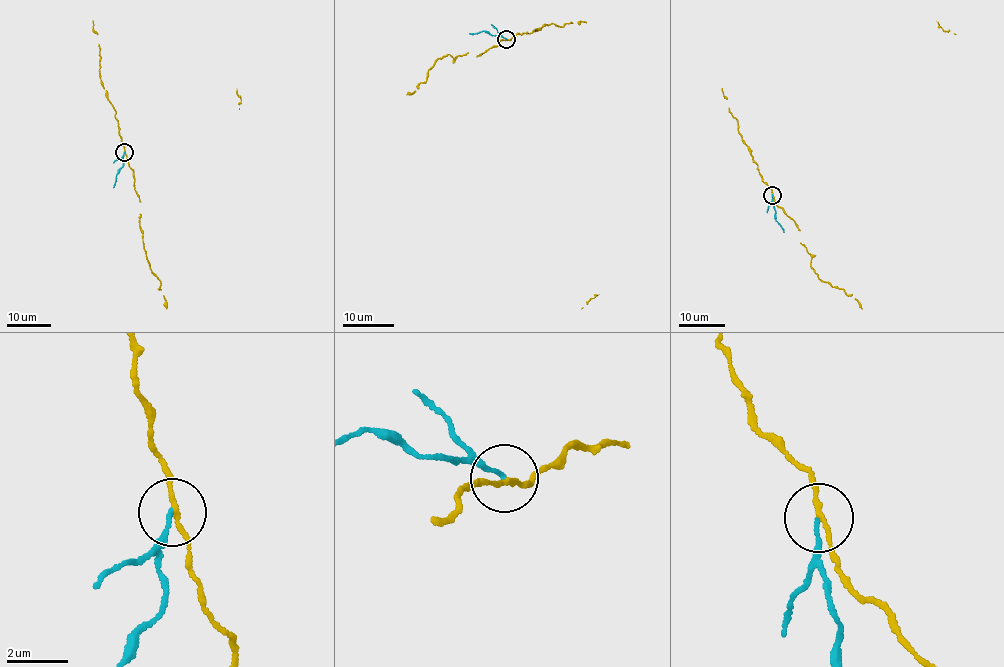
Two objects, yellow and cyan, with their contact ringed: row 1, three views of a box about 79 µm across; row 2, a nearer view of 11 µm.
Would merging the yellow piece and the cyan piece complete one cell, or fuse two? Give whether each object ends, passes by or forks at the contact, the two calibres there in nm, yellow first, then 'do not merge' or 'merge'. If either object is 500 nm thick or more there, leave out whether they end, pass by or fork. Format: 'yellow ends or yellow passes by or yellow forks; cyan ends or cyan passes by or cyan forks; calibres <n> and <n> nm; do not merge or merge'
yellow passes by; cyan ends; calibres 120 and 140 nm; do not merge

